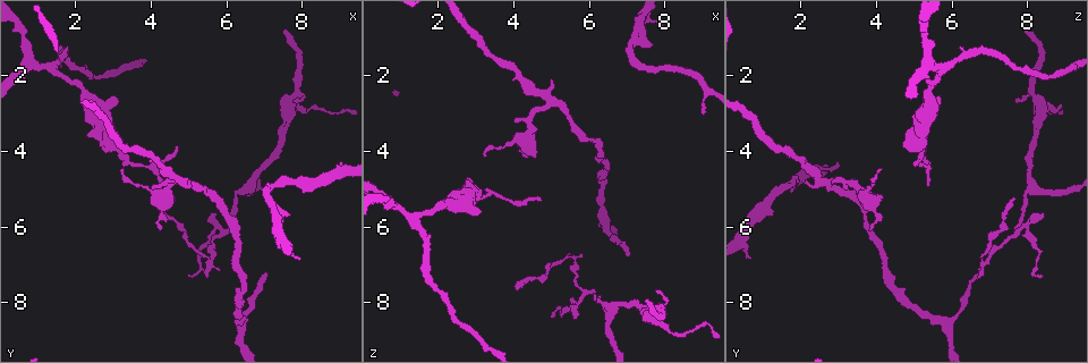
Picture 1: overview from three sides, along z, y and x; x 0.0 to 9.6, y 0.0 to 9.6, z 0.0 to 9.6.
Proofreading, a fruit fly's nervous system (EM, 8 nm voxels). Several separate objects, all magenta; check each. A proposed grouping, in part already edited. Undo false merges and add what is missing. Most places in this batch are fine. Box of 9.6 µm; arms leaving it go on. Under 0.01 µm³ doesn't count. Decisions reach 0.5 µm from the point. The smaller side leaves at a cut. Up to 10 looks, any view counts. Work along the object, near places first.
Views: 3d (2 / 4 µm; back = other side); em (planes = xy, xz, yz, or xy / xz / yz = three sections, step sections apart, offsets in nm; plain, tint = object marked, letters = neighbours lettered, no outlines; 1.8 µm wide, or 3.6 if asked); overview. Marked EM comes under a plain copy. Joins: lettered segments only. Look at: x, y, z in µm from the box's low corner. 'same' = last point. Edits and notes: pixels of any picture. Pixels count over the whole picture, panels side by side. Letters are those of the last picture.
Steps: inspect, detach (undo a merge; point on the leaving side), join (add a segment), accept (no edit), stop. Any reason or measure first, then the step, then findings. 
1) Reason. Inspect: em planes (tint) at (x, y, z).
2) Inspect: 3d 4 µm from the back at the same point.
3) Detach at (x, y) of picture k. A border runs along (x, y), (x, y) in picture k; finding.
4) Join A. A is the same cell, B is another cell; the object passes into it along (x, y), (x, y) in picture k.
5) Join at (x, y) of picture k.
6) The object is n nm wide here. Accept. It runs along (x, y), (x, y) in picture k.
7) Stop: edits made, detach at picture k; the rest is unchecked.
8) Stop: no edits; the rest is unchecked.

Free end. Inspect: 3d 4 µm at (7.55, 0.85, 7.95).

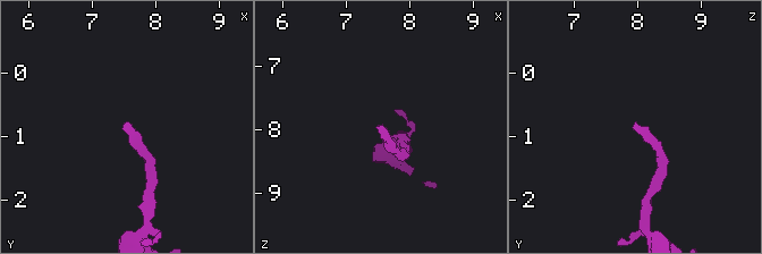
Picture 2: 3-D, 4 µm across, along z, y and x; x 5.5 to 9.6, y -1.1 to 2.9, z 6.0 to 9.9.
Need the tissue. Inspect: em xy step 16 (tint) at (7.55, 0.80, 7.90).

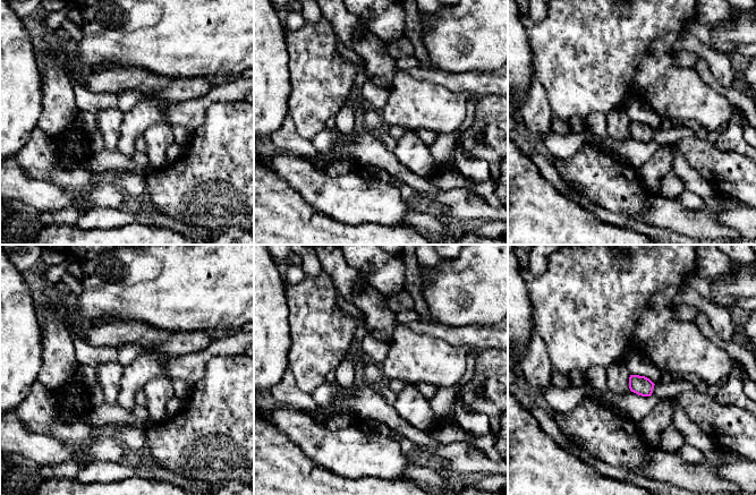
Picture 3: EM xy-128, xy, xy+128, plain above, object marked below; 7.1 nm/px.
Inspect: em planes (letters) at the same point.

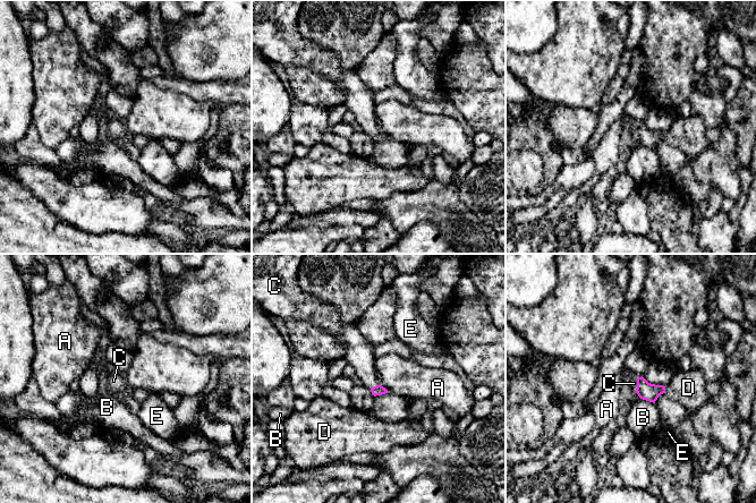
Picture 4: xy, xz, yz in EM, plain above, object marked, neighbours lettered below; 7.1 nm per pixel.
Join C. C is the same cell, A, B, D and E are other cells; the object passes into it along (379, 390), (374, 386), (359, 355) in picture 4; the cell continues.

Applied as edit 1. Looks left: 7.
Inspect: overview.

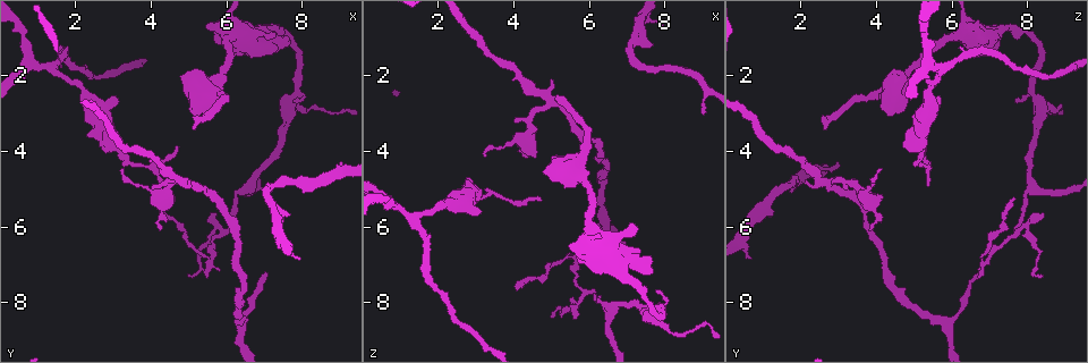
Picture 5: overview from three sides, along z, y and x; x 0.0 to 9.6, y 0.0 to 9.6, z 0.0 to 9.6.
Free end. Inspect: 3d 2 µm at (5.00, 4.85, 2.10).

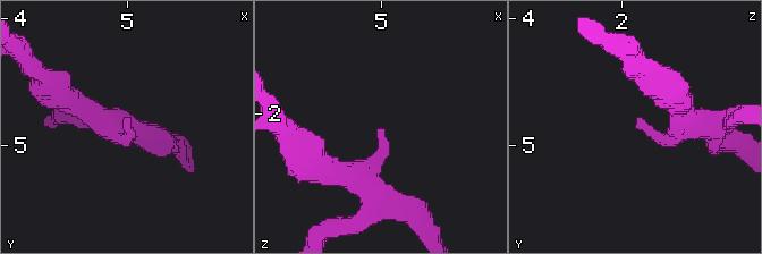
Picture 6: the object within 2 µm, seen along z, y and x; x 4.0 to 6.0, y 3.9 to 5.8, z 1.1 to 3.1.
Inspect: em planes (letters) at (5.02, 4.76, 2.14).

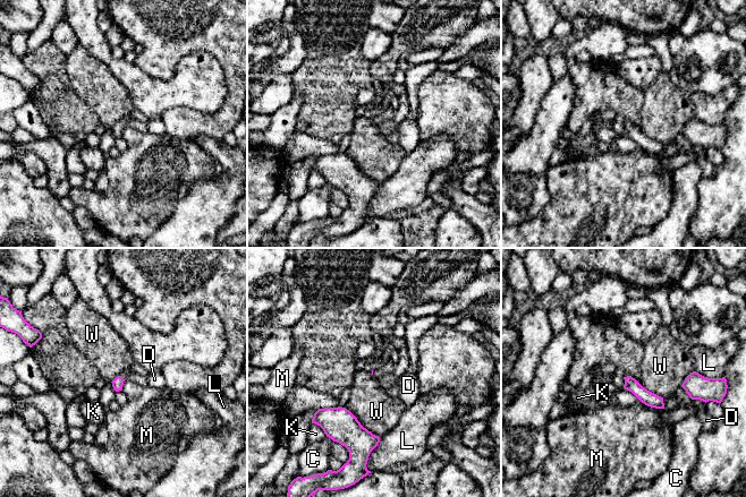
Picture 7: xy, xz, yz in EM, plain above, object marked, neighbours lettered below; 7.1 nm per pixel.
The longest contact is with W, 340 nm. Accept. C, D, K, L, M and W are other cells; none of them fits.

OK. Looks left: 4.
Free end. Inspect: 3d 2 µm at (9.05, 4.30, 3.00).

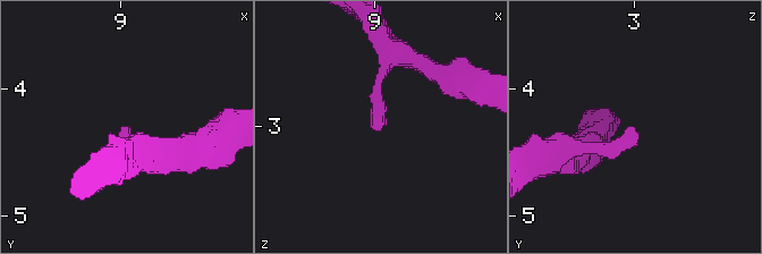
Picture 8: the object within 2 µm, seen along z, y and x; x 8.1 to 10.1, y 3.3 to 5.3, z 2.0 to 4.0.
Now the EM. Inspect: em yz step 8 (letters) at (9.02, 4.28, 2.94).

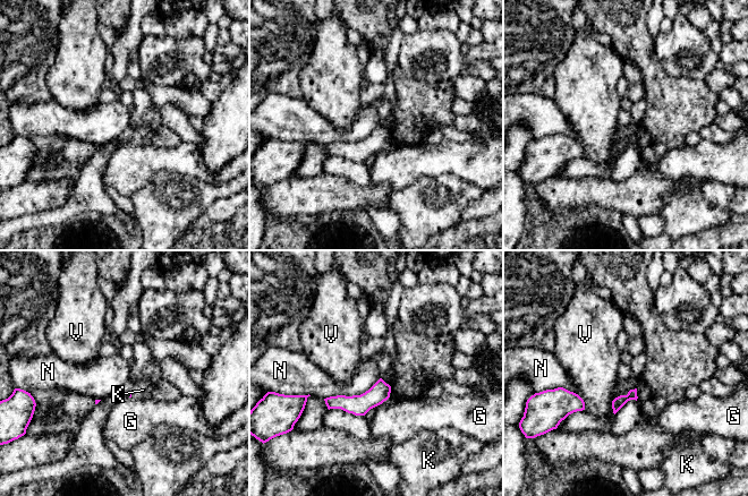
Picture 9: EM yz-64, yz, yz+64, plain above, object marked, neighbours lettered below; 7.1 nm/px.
The longest contact is with N, 420 nm. Accept. G, K, N and V are other cells; it runs along (388, 388), (365, 402), (328, 401) in picture 9; no lettered segment goes on from it.

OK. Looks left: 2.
Tapers out. Inspect: em planes (tint) at (5.50, 7.35, 6.65).

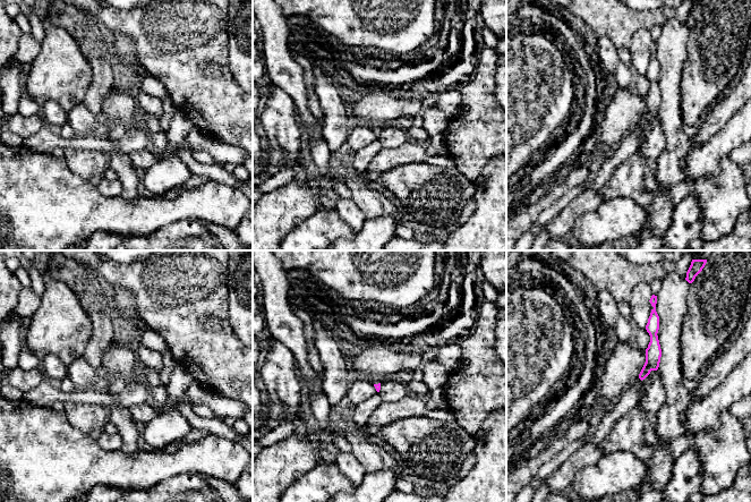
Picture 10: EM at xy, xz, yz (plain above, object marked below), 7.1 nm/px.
Inspect: em planes (letters) at the same point.

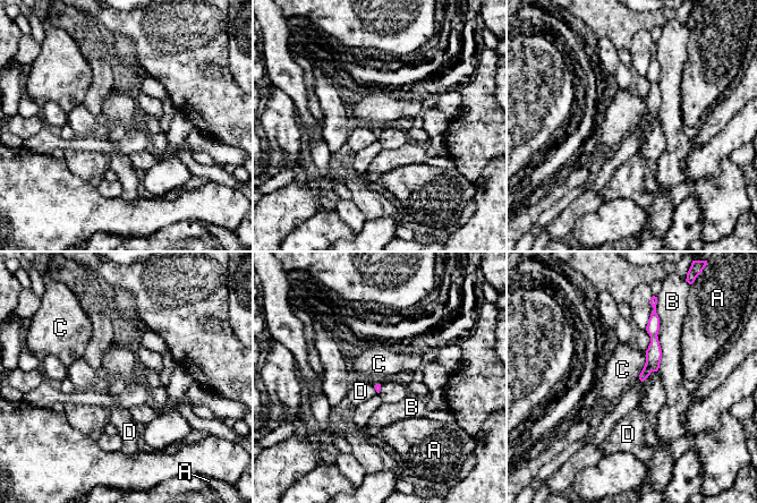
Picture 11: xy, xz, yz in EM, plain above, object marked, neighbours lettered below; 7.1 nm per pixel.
Accept. A, B, C and D are other cells; a border runs along (646, 352), (646, 363), (638, 377) in picture 11; none of them fits.

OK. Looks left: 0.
Stop: edits made, join at picture 4; the rest is unchecked.

